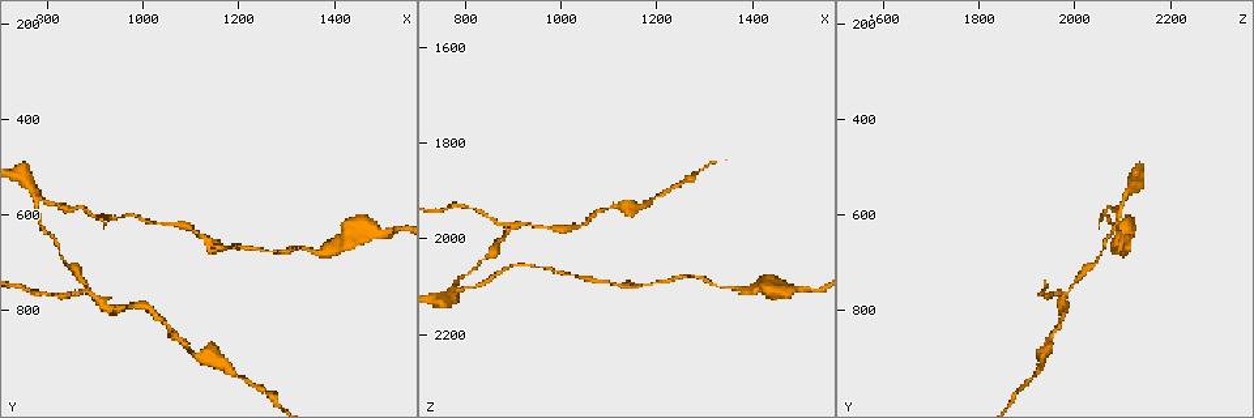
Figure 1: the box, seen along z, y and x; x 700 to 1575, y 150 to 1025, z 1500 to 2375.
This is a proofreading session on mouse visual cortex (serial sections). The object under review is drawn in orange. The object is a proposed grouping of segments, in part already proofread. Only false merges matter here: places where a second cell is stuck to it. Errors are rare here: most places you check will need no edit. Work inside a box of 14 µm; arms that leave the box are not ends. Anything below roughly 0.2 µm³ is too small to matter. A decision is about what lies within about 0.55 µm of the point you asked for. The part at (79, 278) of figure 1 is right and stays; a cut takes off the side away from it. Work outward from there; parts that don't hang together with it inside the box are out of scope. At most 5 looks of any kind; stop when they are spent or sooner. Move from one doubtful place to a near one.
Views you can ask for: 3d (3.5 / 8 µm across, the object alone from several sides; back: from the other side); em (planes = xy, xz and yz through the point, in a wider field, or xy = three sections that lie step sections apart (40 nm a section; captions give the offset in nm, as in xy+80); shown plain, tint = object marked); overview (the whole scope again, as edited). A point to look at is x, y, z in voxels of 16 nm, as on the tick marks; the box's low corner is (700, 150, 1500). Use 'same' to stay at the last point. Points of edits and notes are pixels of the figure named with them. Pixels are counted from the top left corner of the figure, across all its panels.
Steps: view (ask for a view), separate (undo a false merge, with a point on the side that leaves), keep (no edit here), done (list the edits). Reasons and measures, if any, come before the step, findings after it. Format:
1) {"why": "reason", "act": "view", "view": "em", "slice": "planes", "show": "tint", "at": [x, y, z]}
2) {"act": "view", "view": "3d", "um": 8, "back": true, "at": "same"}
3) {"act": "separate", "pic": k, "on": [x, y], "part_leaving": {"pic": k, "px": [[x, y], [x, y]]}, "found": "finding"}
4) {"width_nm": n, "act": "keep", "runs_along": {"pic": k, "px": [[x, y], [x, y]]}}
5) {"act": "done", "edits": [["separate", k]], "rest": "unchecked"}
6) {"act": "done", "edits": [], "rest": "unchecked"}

{"why": "a narrow waist", "act": "view", "view": "3d", "um": 3.5, "at": [960, 800, 1975]}

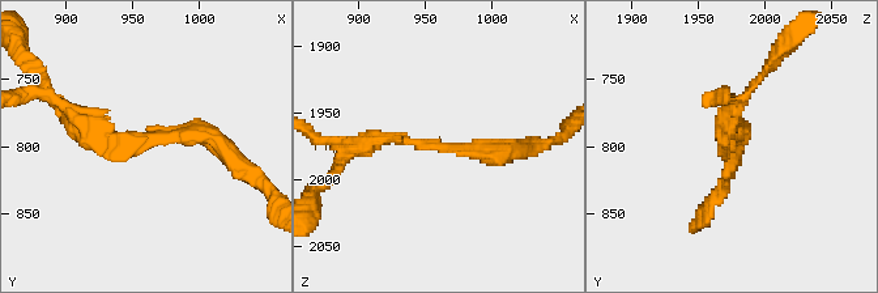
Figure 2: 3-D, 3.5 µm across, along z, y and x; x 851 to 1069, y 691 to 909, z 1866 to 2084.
{"act": "keep", "runs_along": {"pic": 2, "px": [[73, 113], [109, 141], [209, 134], [230, 153]]}, "found": "continuous, no second cell"}

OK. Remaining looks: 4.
{"why": "thin neck", "act": "view", "view": "3d", "um": 8, "at": [1210, 935, 1910]}

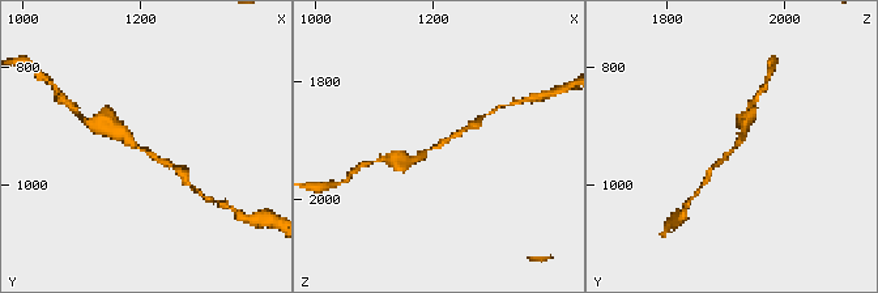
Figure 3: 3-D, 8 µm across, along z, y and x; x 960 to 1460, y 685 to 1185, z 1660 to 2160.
{"arm_widths_nm": [150, 200], "act": "view", "view": "em", "slice": "xy", "step": 2, "show": "tint", "at": [1215, 940, 1910]}

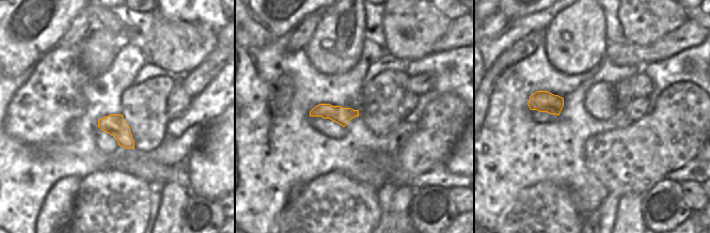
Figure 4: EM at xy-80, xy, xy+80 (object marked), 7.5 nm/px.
{"act": "keep", "runs_along": {"pic": 3, "px": [[120, 130], [137, 148], [175, 169]]}, "found": "all the same cell"}

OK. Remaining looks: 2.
{"act": "done", "edits": [], "rest": "unchecked"}

